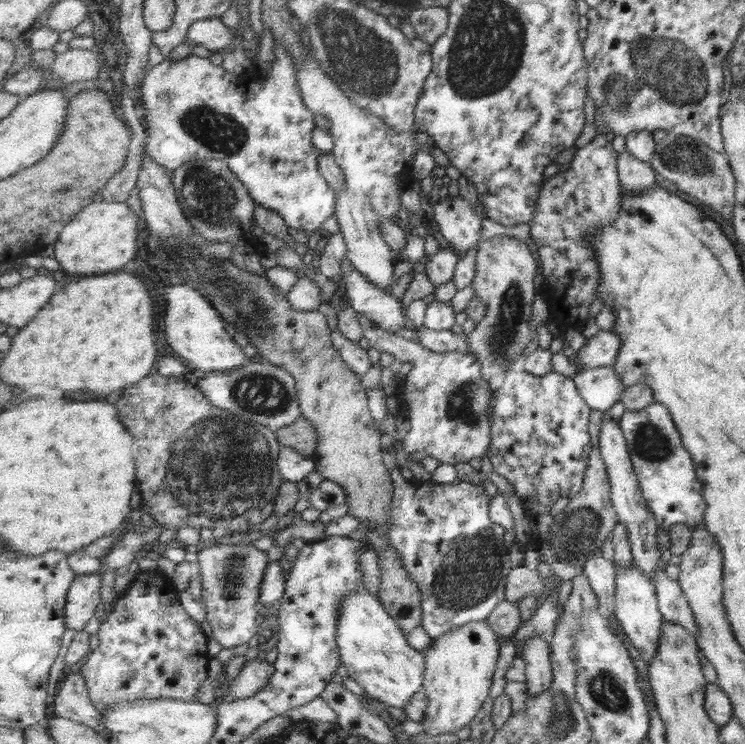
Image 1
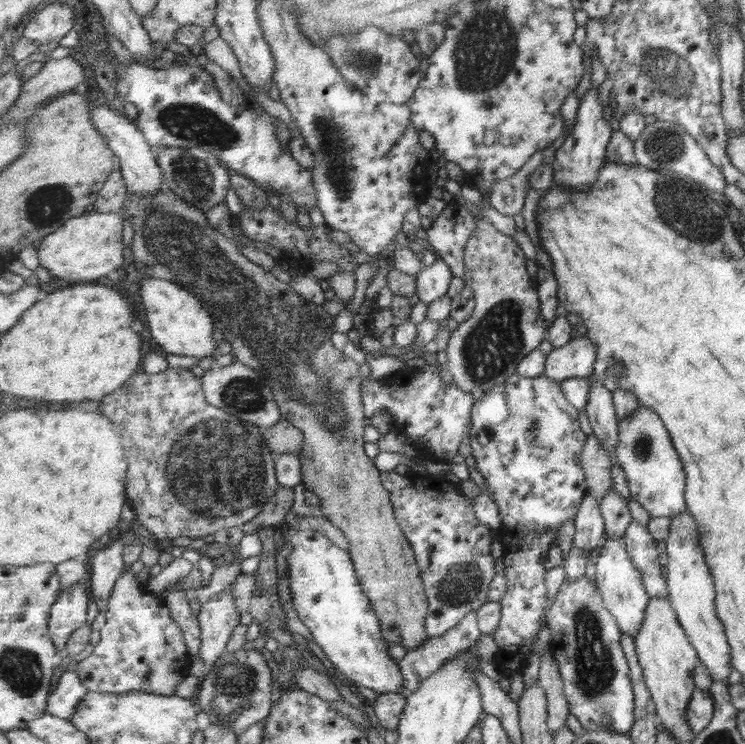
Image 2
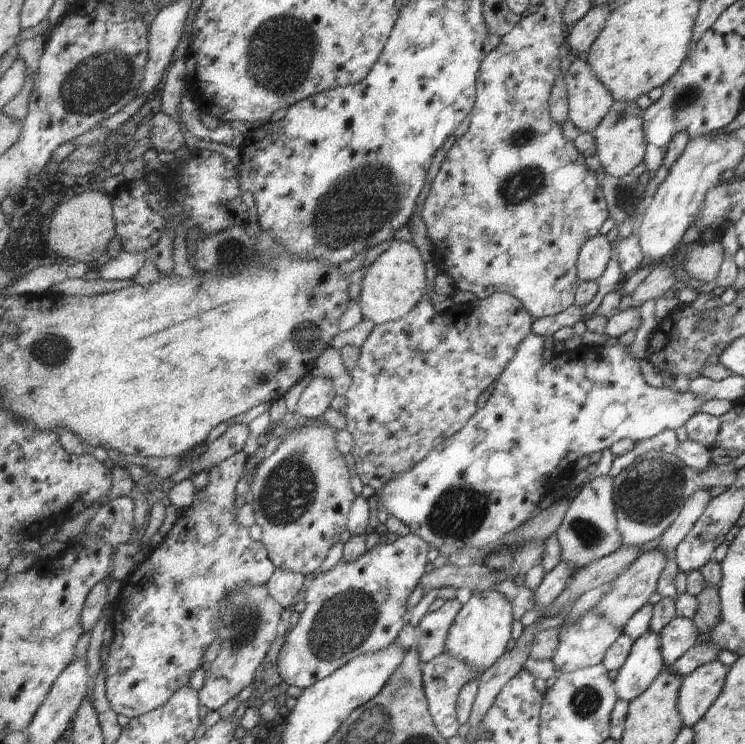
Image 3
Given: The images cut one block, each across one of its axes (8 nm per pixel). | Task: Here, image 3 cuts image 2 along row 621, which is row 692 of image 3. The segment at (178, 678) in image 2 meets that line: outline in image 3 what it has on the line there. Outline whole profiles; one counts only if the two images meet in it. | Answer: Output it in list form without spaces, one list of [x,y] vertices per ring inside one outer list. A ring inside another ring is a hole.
[[[241,451],[225,460],[225,462],[212,467],[209,470],[209,486],[199,490],[199,492],[195,492],[191,505],[182,510],[175,524],[163,539],[163,542],[157,548],[154,548],[148,554],[147,560],[144,560],[143,564],[135,570],[135,574],[133,574],[134,581],[119,587],[121,589],[119,591],[120,595],[113,602],[113,614],[110,617],[110,623],[113,625],[114,630],[113,641],[109,646],[110,652],[108,657],[103,662],[106,674],[106,696],[117,714],[123,714],[123,716],[133,720],[133,718],[139,718],[143,714],[149,714],[149,712],[165,706],[173,698],[175,692],[179,692],[179,690],[189,685],[187,682],[189,682],[189,674],[191,672],[199,667],[205,667],[205,652],[209,650],[213,640],[218,637],[217,628],[219,628],[219,622],[221,622],[221,602],[227,598],[227,594],[229,592],[237,592],[237,588],[241,588],[245,584],[251,584],[251,586],[267,584],[274,577],[277,568],[267,552],[265,543],[262,540],[253,540],[249,536],[249,528],[237,523],[237,516],[239,516],[240,511],[240,508],[235,506],[235,497],[238,495],[237,489],[239,489],[237,484],[239,484],[241,478],[248,476],[251,462],[253,460],[249,458],[248,454]]]

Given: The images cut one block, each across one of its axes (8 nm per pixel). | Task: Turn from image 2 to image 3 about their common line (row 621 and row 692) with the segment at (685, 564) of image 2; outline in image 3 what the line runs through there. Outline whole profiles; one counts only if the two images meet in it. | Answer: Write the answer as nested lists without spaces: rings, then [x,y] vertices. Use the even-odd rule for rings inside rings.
[[[717,660],[702,664],[691,674],[681,677],[681,686],[677,690],[677,714],[683,727],[692,727],[715,702],[723,690],[727,667]]]

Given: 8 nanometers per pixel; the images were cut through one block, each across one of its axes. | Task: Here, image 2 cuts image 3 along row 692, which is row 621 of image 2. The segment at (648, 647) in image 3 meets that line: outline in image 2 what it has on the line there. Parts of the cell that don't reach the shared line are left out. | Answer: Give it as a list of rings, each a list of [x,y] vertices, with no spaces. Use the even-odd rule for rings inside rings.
[[[603,536],[599,554],[594,563],[594,585],[597,587],[599,597],[607,612],[615,619],[615,624],[620,632],[628,634],[631,638],[637,634],[644,617],[644,608],[648,598],[642,585],[640,572],[633,566],[630,556],[627,556],[623,541],[607,539]]]

